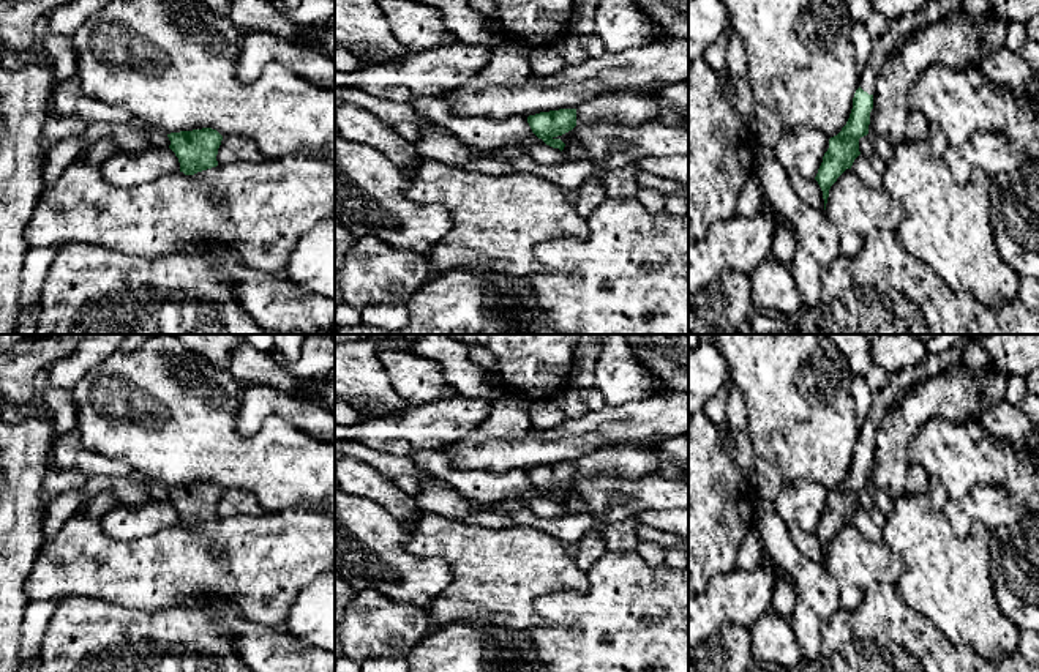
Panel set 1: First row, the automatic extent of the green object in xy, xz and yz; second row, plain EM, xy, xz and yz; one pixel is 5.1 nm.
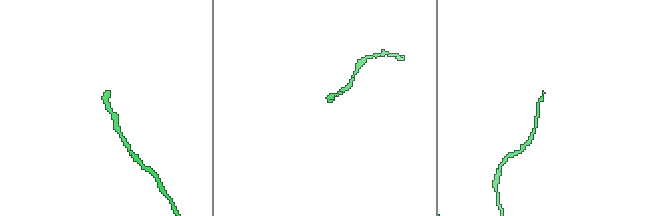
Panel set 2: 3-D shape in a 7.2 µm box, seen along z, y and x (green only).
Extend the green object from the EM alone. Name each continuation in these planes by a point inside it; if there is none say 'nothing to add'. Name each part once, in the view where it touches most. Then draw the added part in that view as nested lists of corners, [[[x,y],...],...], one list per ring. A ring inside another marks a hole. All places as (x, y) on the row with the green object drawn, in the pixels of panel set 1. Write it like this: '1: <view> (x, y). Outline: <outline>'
1: yz (883, 48). Outline: [[[927,0],[922,9],[891,21],[889,28],[880,38],[872,41],[872,54],[868,63],[861,71],[859,87],[868,95],[873,95],[881,68],[900,50],[902,44],[910,36],[925,25],[957,13],[963,13],[963,0]]]

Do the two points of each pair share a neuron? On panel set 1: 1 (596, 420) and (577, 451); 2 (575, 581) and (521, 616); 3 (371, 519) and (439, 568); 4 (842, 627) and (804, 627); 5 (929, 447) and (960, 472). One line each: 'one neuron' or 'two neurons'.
1: two neurons
2: one neuron
3: one neuron
4: two neurons
5: one neuron

